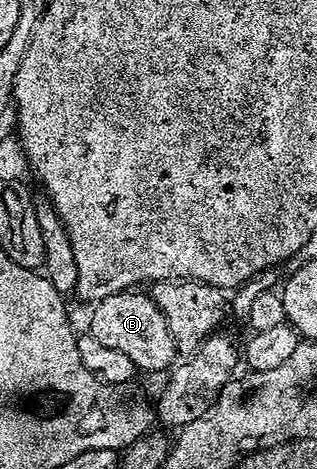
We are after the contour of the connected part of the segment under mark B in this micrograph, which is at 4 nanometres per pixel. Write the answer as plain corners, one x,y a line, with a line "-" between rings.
126,289
111,297
96,300
90,306
93,308
89,311
87,335
94,343
113,349
115,353
123,353
123,357
127,357
138,372
164,372
170,366
169,354
174,354
175,351
169,338
169,326
152,298
148,294
140,295
141,293
137,289

